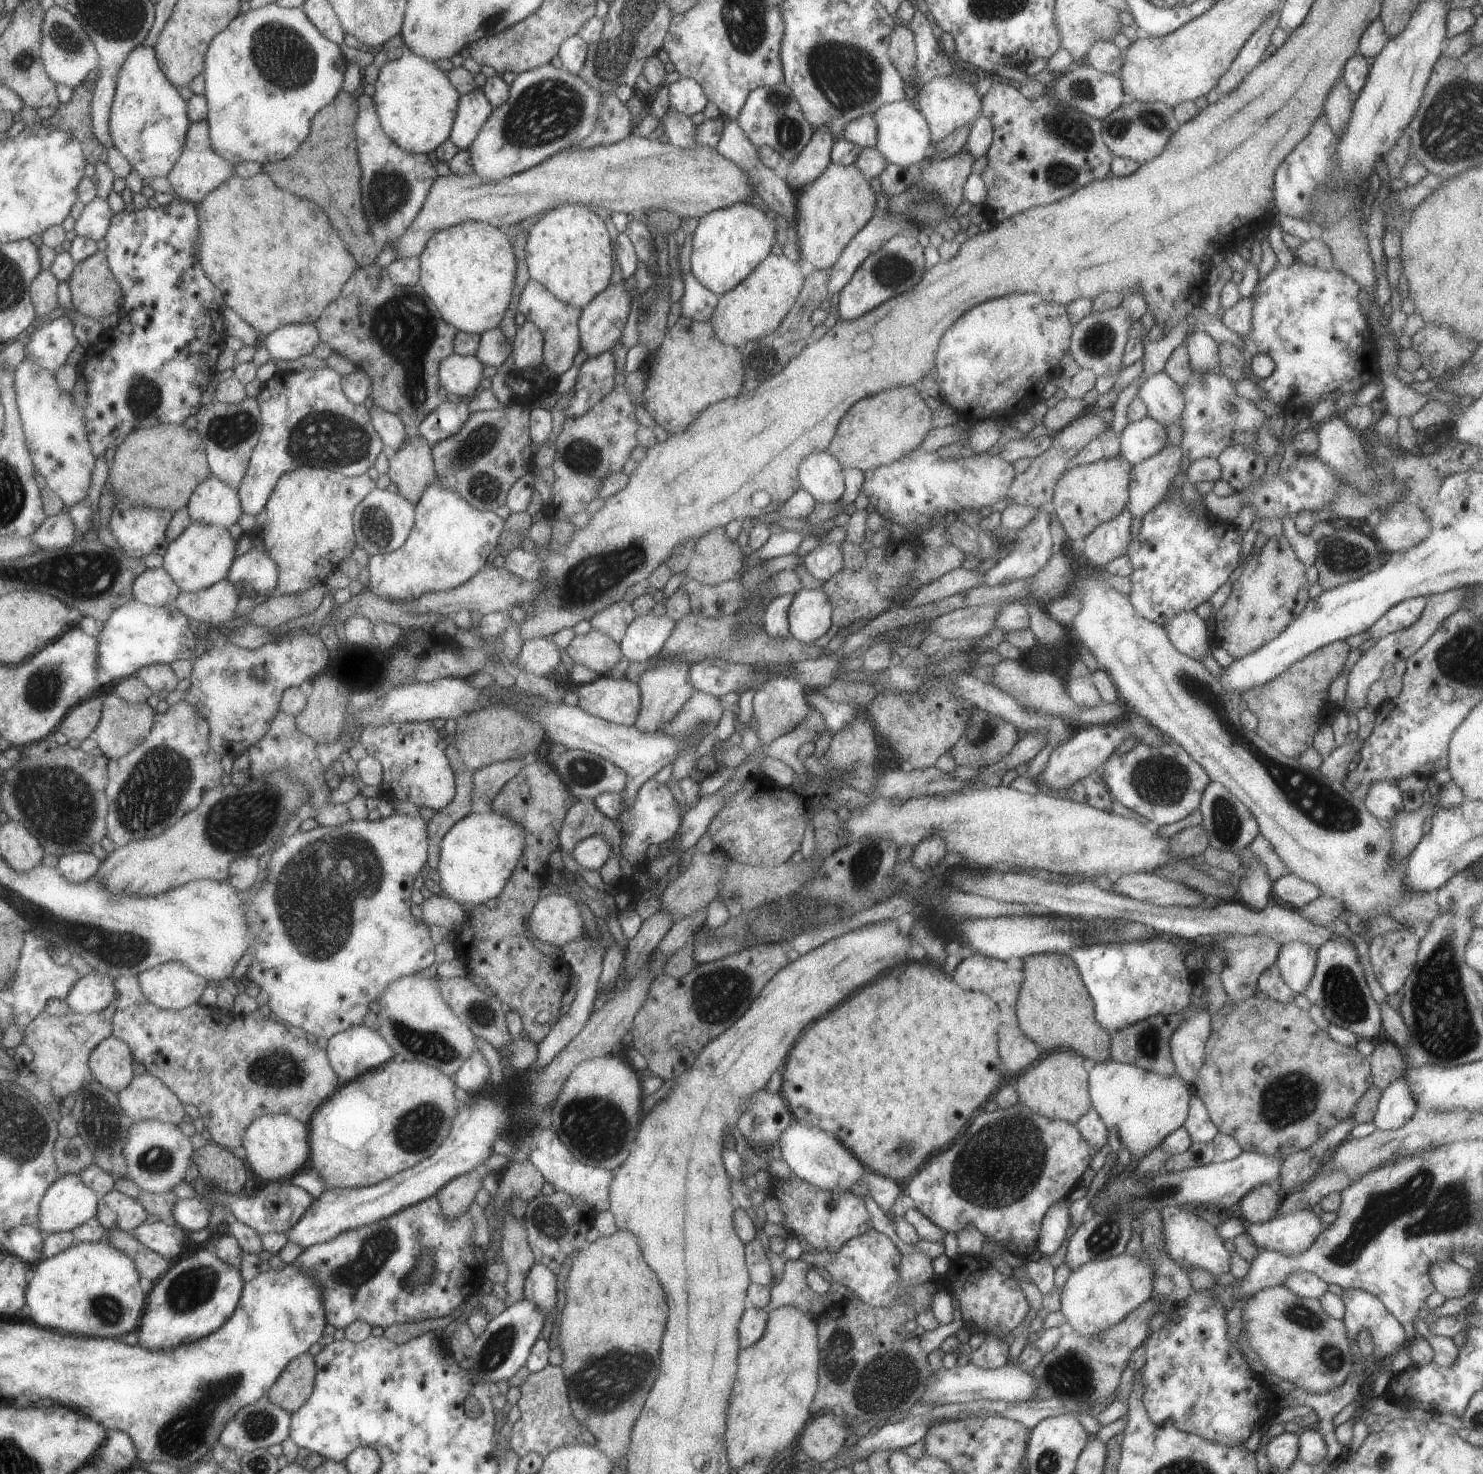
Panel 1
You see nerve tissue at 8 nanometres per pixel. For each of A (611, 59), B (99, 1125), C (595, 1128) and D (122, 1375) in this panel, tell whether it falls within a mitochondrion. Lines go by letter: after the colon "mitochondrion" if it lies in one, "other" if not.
A: mitochondrion
B: mitochondrion
C: mitochondrion
D: other

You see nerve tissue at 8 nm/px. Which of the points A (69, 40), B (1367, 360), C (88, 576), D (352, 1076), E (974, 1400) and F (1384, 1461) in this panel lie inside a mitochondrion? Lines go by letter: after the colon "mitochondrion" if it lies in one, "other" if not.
A: mitochondrion
B: other
C: mitochondrion
D: other
E: other
F: mitochondrion

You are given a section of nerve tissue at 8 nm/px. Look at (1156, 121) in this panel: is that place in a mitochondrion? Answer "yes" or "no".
yes

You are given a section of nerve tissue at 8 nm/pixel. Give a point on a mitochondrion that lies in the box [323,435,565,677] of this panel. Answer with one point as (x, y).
(376, 526)

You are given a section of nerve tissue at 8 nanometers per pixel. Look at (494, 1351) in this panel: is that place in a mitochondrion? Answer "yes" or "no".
yes

